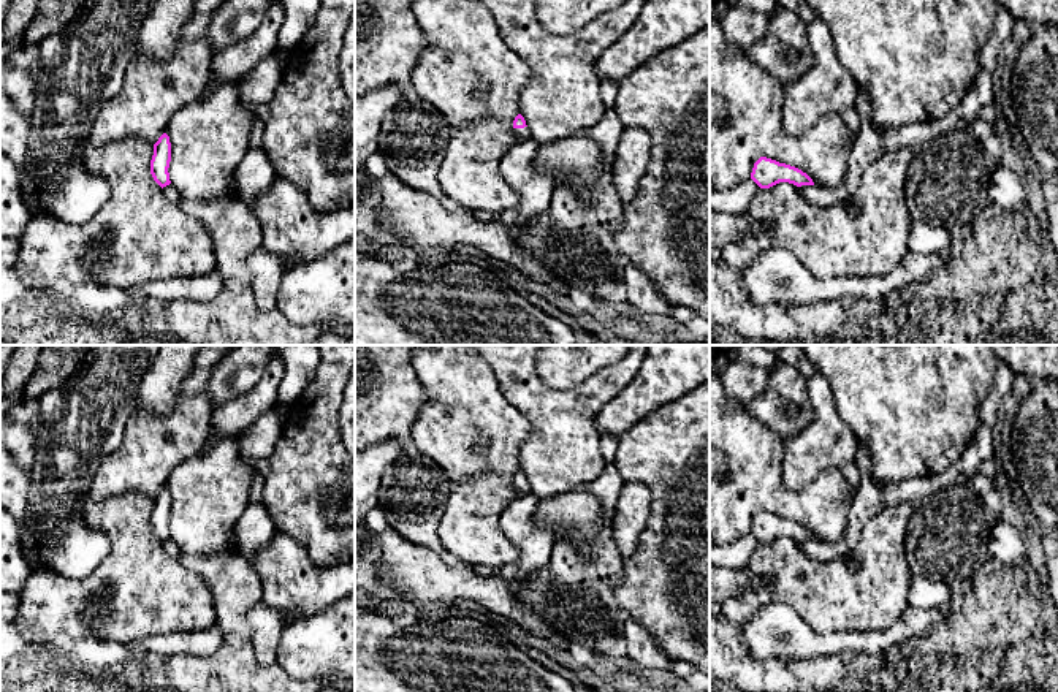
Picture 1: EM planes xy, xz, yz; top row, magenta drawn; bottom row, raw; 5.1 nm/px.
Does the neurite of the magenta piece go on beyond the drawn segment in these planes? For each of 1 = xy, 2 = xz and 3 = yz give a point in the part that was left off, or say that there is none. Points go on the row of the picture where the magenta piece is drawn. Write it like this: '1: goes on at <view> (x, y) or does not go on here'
1: does not go on here
2: goes on at xz (523, 133)
3: does not go on here

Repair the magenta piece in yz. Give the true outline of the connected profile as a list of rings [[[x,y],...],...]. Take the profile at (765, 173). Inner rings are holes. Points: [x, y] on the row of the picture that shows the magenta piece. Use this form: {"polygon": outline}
{"polygon": [[[760,157],[752,168],[751,179],[760,188],[770,188],[779,182],[789,182],[797,187],[814,185],[813,179],[801,169],[779,163],[776,160]]]}

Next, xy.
{"polygon": [[[163,133],[154,144],[154,155],[150,160],[150,174],[162,188],[171,184],[168,173],[169,162],[171,162],[171,143],[169,136]]]}

